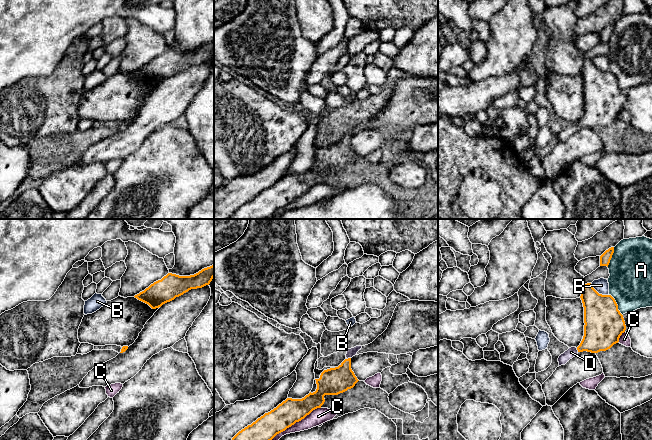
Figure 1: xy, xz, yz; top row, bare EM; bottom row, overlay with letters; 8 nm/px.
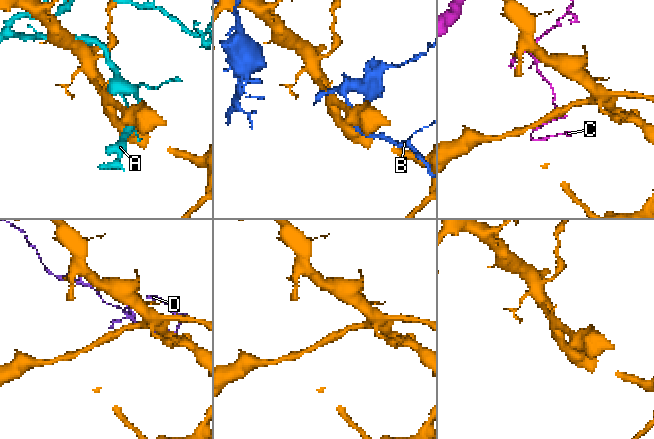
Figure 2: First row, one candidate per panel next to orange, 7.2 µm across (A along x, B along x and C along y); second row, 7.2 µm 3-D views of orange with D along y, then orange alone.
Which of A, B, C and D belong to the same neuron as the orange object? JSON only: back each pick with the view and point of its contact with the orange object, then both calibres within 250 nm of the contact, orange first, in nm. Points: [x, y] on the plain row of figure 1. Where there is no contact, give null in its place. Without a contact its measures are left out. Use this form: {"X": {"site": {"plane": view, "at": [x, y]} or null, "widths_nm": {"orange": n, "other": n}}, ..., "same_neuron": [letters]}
{"D": {"site": {"plane": "xz", "at": [348, 134]}, "widths_nm": {"orange": 220, "other": 70}}, "same_neuron": ["D"]}

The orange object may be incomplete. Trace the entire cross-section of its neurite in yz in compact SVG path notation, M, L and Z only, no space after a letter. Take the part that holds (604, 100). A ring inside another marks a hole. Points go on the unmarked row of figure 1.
M587 59L580 74L584 83L584 112L577 124L571 123L559 132L559 142L579 128L598 129L610 125L626 106L623 91L611 71L599 70L591 59Z

